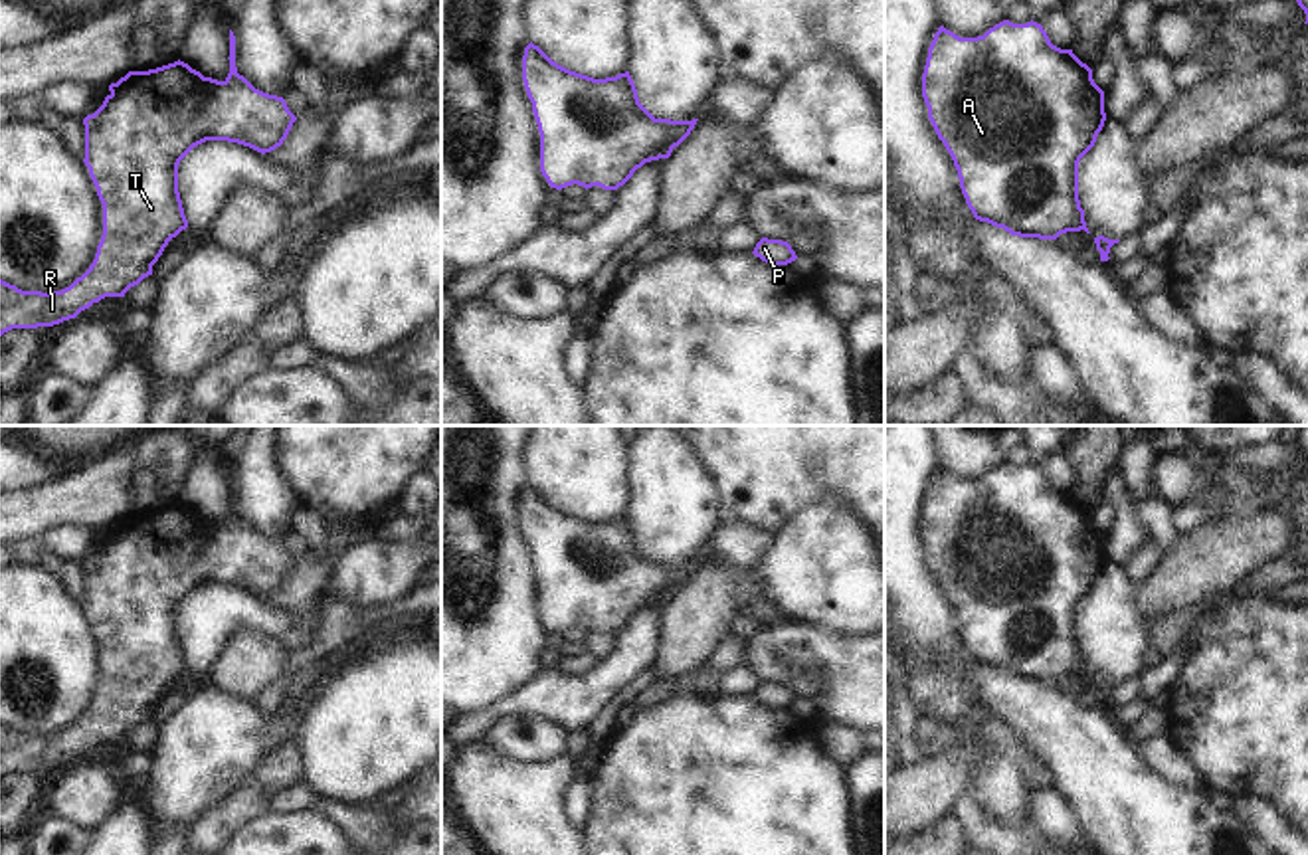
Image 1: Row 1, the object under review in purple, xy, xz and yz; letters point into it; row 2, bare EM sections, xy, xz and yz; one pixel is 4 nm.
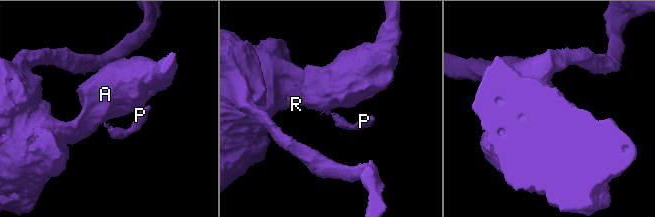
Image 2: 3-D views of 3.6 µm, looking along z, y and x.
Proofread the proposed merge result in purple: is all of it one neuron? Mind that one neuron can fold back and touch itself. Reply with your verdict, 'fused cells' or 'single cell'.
fused cells

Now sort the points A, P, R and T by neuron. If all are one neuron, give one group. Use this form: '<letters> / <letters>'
A R T / P

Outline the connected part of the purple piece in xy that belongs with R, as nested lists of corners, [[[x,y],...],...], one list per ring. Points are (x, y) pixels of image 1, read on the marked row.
[[[230,30],[230,73],[224,81],[204,77],[184,61],[148,71],[129,71],[109,85],[103,105],[83,119],[85,166],[103,204],[103,236],[89,269],[53,293],[22,291],[0,279],[0,336],[12,329],[53,327],[75,319],[105,297],[125,293],[152,275],[152,265],[172,238],[188,228],[178,164],[206,141],[228,141],[261,154],[287,139],[297,117],[283,97],[255,89],[235,67],[235,36]]]

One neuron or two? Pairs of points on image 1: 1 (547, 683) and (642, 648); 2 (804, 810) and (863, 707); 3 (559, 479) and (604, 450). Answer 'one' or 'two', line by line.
1: one
2: two
3: one

